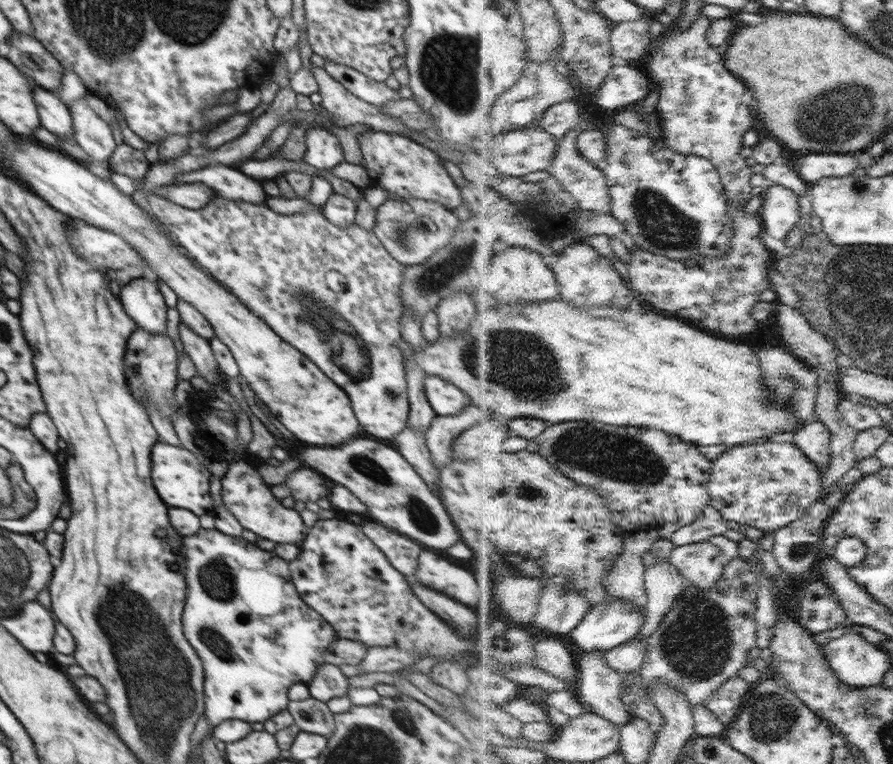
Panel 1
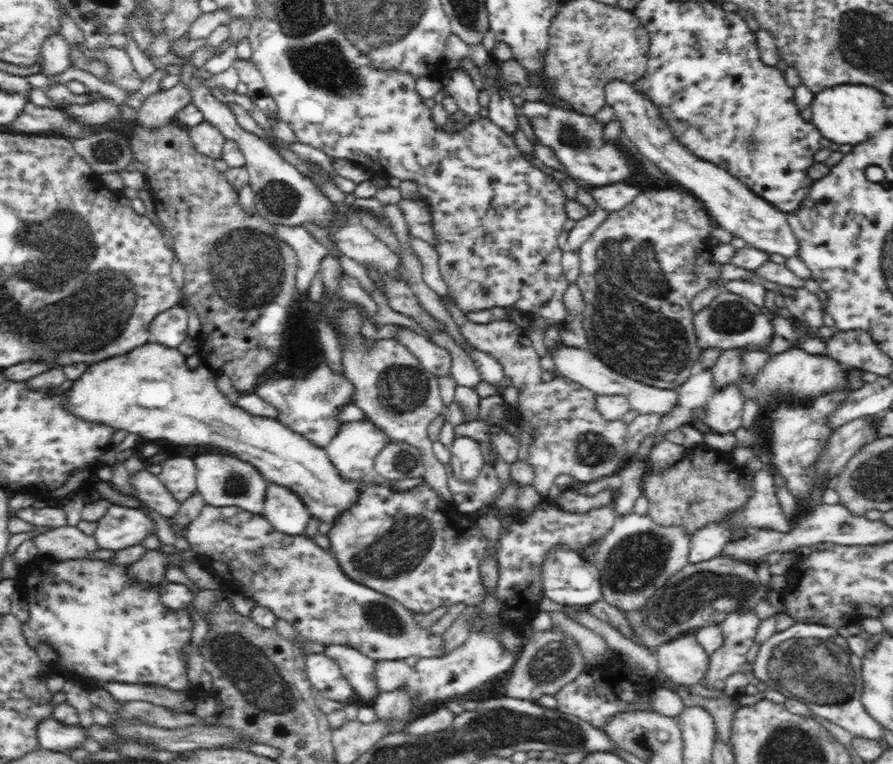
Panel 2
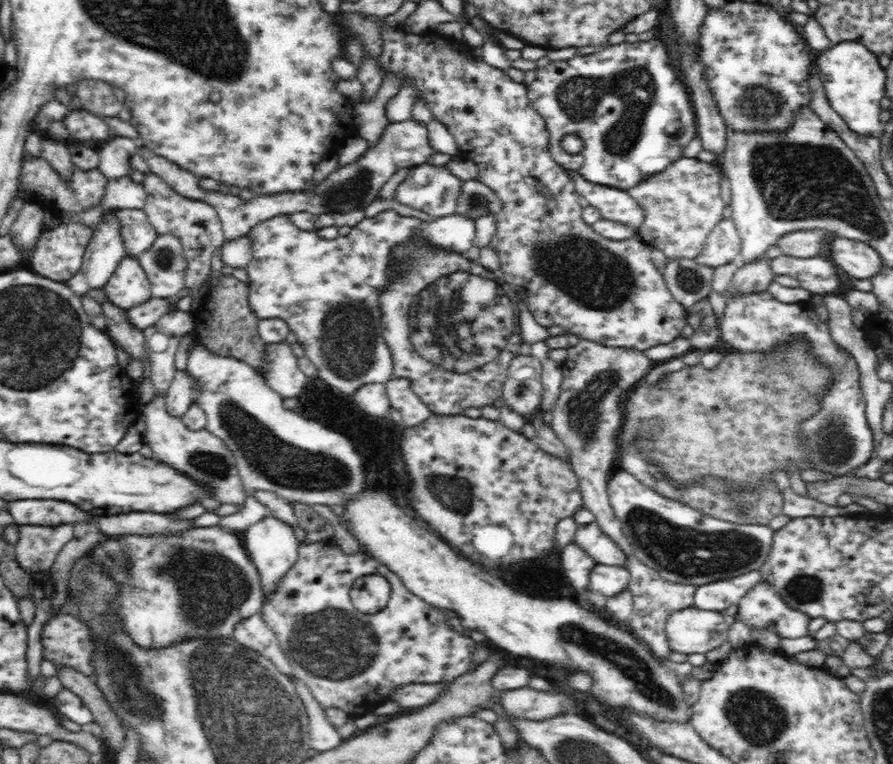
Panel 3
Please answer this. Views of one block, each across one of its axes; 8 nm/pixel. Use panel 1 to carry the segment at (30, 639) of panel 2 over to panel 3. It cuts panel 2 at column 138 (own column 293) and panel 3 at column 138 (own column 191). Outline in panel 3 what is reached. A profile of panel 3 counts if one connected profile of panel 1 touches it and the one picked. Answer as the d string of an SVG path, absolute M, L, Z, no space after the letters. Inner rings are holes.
M220 525L194 527L176 536L112 536L96 546L96 550L90 550L88 556L93 564L103 568L105 574L122 582L122 594L118 600L114 598L114 606L118 606L124 628L130 632L130 637L144 648L164 648L174 642L196 637L233 638L238 622L262 612L264 593L260 585L260 574L250 561L242 535Z

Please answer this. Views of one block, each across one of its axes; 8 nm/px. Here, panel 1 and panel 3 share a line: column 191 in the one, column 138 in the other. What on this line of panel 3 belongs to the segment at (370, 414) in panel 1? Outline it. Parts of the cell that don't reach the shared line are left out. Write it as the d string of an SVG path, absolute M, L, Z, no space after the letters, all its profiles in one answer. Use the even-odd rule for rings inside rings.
M136 209L106 210L95 219L103 221L110 214L118 217L118 227L120 227L120 235L124 239L126 255L137 258L153 245L159 235L143 210L141 212Z

